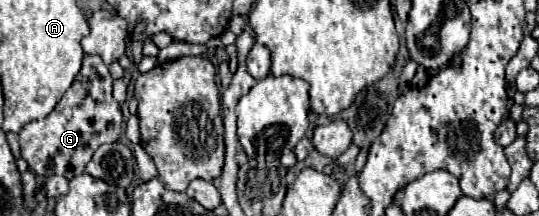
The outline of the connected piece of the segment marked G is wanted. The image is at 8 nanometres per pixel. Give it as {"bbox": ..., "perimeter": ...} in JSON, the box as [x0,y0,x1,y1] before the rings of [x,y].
{"bbox":[20,56,122,180],"perimeter":[[[84,56],[82,70],[72,82],[72,86],[66,90],[62,100],[56,104],[56,108],[42,120],[28,122],[20,130],[20,148],[22,148],[22,158],[28,162],[28,168],[40,176],[50,176],[50,174],[62,174],[68,180],[74,176],[80,176],[96,152],[96,148],[104,142],[116,142],[122,134],[122,110],[120,104],[112,98],[112,76],[106,68],[106,64],[100,60],[100,56]]]}

